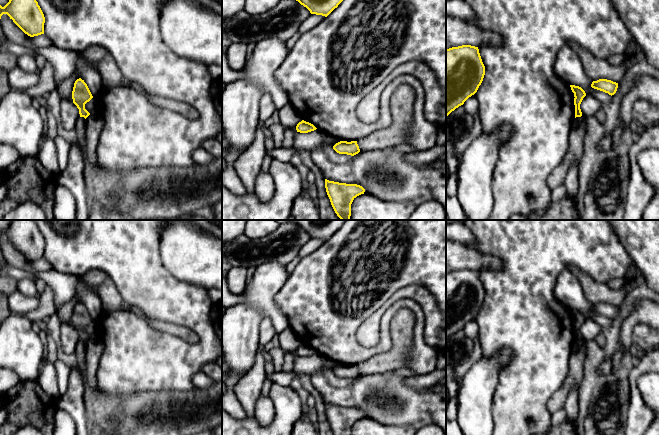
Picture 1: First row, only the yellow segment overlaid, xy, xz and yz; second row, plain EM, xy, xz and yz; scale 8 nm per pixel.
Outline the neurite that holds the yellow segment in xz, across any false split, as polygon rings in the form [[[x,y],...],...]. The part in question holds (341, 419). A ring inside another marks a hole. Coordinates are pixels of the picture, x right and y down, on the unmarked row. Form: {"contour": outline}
{"contour": [[[325,403],[325,412],[334,435],[351,435],[353,424],[365,416],[360,409],[339,407],[327,403]]]}

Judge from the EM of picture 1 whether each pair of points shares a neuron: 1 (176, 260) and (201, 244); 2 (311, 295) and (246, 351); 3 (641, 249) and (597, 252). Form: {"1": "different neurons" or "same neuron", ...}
{"1": "same neuron", "2": "different neurons", "3": "different neurons"}

